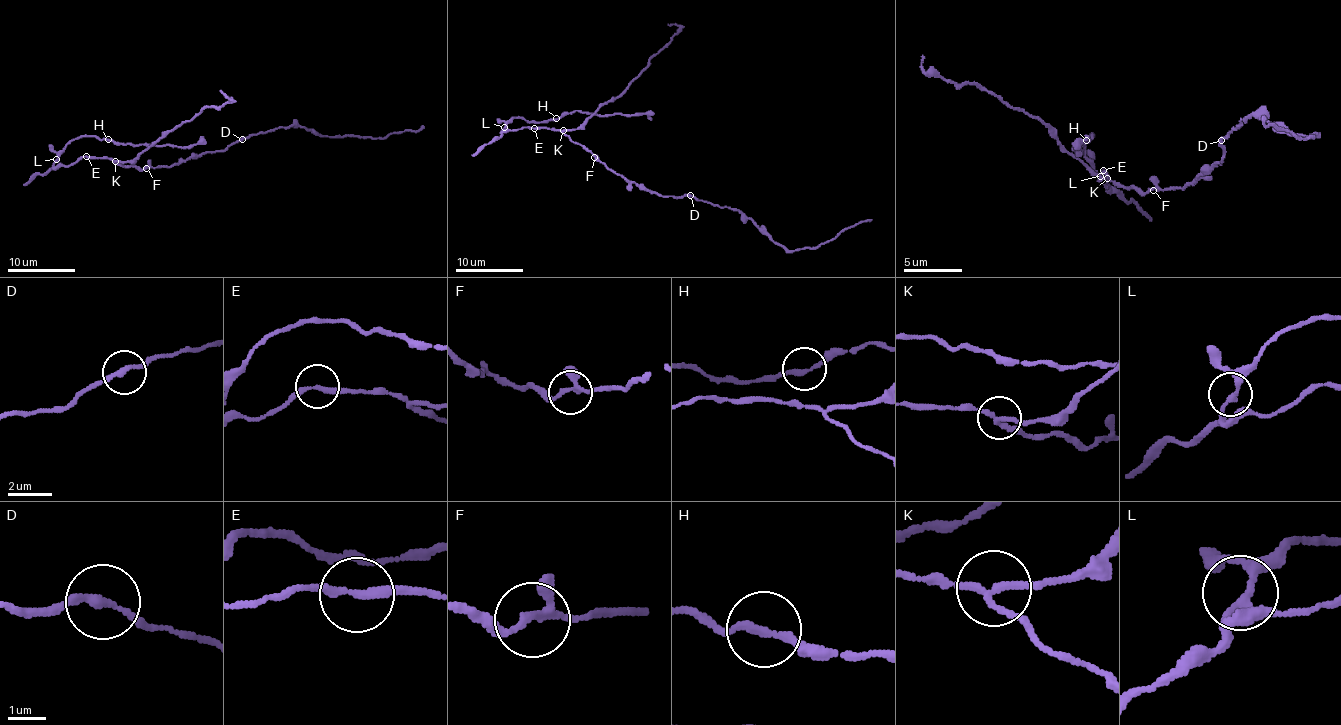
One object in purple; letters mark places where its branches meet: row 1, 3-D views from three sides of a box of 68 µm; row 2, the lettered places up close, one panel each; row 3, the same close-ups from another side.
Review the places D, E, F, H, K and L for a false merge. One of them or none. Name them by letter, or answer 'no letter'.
K

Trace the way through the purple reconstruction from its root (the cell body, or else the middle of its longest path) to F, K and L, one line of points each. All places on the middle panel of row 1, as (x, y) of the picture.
F: (635, 184), (609, 170), (594, 157)
K: (635, 184), (609, 170), (579, 143), (574, 143), (562, 130)
L: (635, 184), (609, 170), (559, 130), (527, 127), (507, 130), (504, 127)

